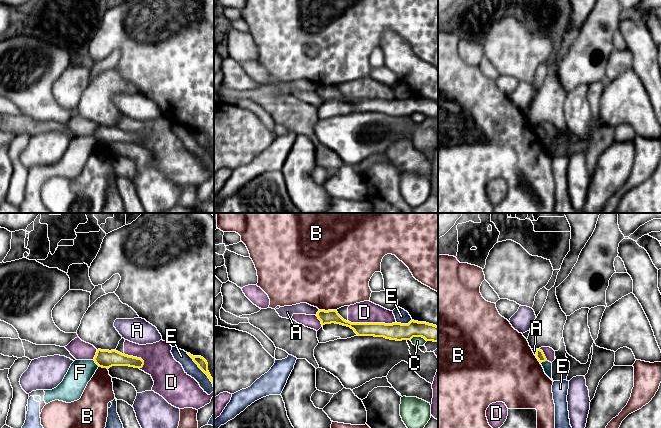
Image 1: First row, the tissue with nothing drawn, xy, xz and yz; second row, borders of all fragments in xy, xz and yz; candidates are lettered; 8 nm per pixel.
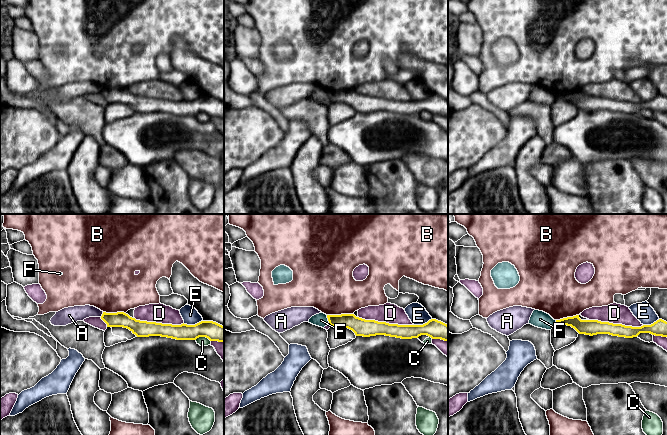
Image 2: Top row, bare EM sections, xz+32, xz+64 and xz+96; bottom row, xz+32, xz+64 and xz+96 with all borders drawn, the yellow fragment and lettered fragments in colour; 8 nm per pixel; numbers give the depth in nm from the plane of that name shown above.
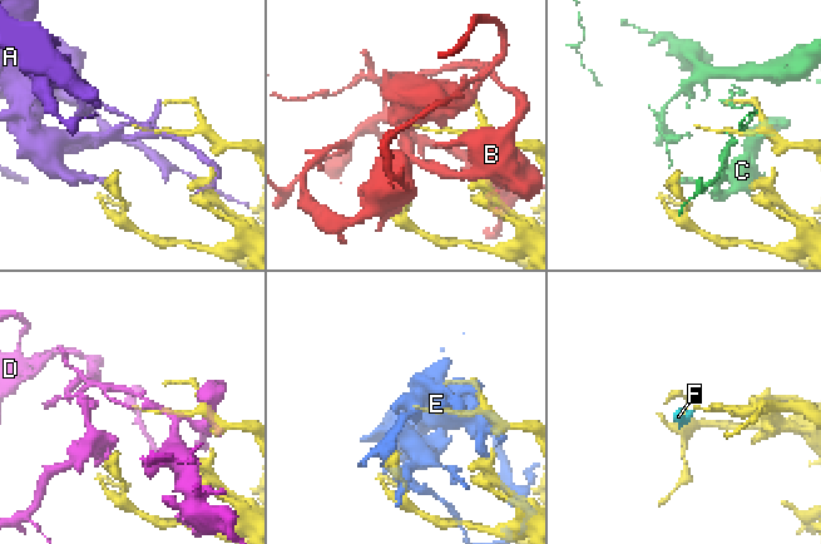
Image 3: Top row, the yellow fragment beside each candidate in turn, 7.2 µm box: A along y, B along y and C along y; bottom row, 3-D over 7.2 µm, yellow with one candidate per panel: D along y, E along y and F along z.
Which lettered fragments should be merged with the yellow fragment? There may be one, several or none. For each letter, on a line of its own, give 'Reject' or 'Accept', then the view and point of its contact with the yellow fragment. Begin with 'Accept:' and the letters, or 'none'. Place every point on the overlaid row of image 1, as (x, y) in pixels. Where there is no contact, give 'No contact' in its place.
Accept: none
A: Reject. Touches yellow at xz (317, 312)
B: Reject. Touches yellow at xz (328, 310)
C: Reject. Touches yellow at xz (418, 336)
D: Reject. Touches yellow at xz (372, 323)
E: Reject. Touches yellow at xz (403, 324)
F: Reject. Touches yellow at xy (96, 363)

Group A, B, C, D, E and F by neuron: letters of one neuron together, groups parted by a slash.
A / B / C / D / E F

